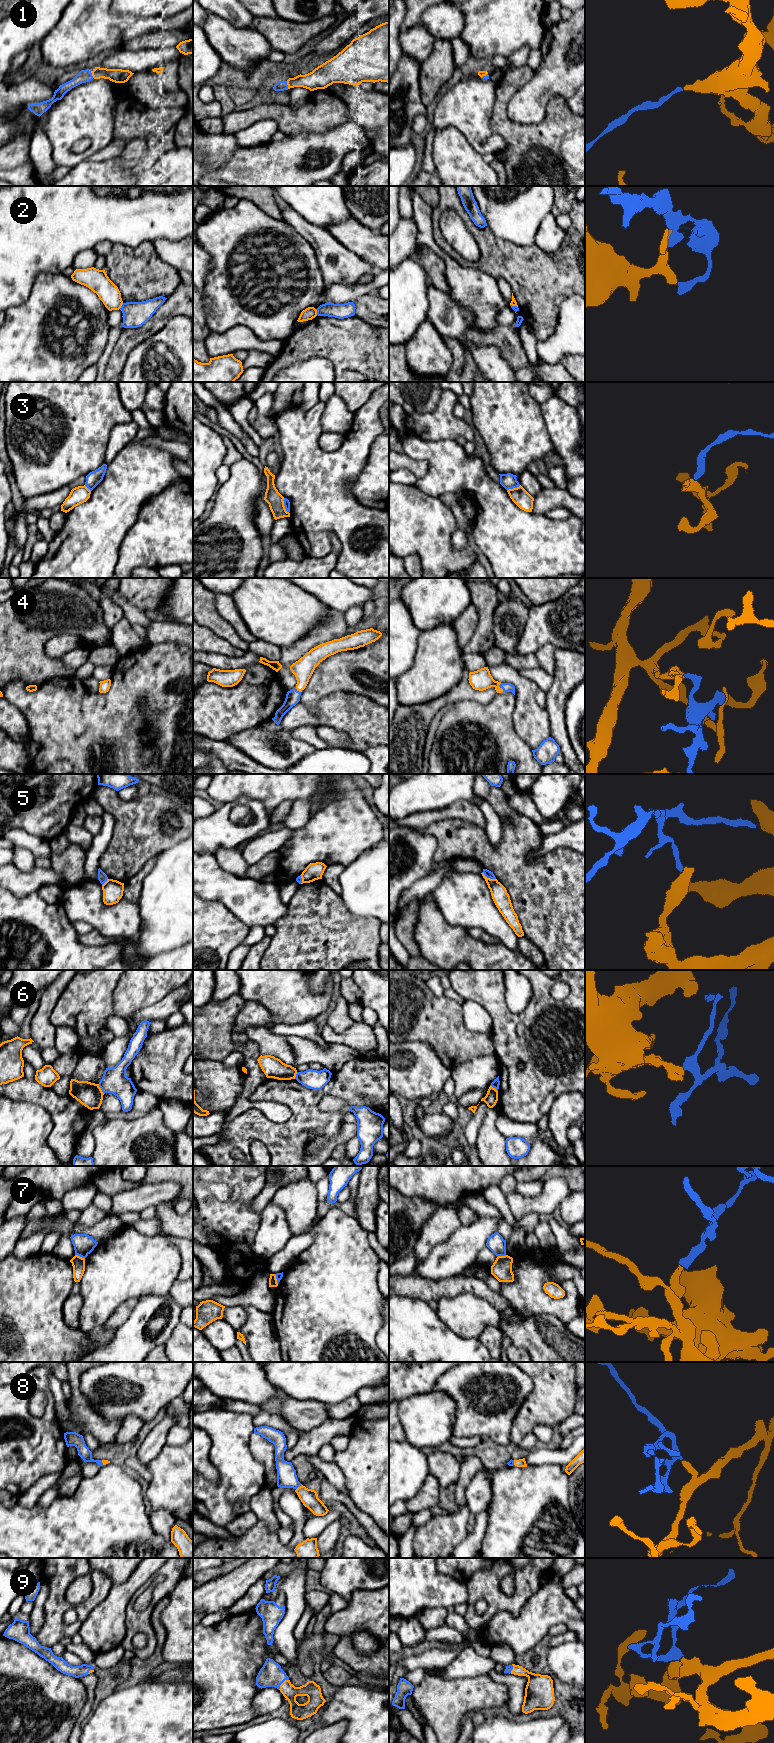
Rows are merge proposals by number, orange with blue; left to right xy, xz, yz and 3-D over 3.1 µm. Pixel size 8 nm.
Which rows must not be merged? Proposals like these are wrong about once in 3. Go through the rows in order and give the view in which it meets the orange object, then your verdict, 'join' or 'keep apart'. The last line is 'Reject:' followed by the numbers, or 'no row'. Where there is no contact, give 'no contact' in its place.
1: contact in xz; join
2: contact in xy; keep apart
3: contact in xz; keep apart
4: contact in yz; join
5: contact in yz; keep apart
6: contact in xy; keep apart
7: contact in xy; keep apart
8: contact in xz; join
9: contact in xz; join
Reject: 2, 3, 5, 6, 7

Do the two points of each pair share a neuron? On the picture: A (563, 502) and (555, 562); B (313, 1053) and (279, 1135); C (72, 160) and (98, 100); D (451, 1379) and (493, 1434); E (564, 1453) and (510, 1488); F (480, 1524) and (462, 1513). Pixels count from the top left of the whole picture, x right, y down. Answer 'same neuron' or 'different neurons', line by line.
A: different neurons
B: different neurons
C: same neuron
D: same neuron
E: different neurons
F: different neurons

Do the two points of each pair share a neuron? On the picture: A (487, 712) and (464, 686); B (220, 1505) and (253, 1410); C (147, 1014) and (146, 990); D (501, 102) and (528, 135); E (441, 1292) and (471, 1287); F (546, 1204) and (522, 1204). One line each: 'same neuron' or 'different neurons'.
A: different neurons
B: different neurons
C: different neurons
D: same neuron
E: same neuron
F: same neuron

